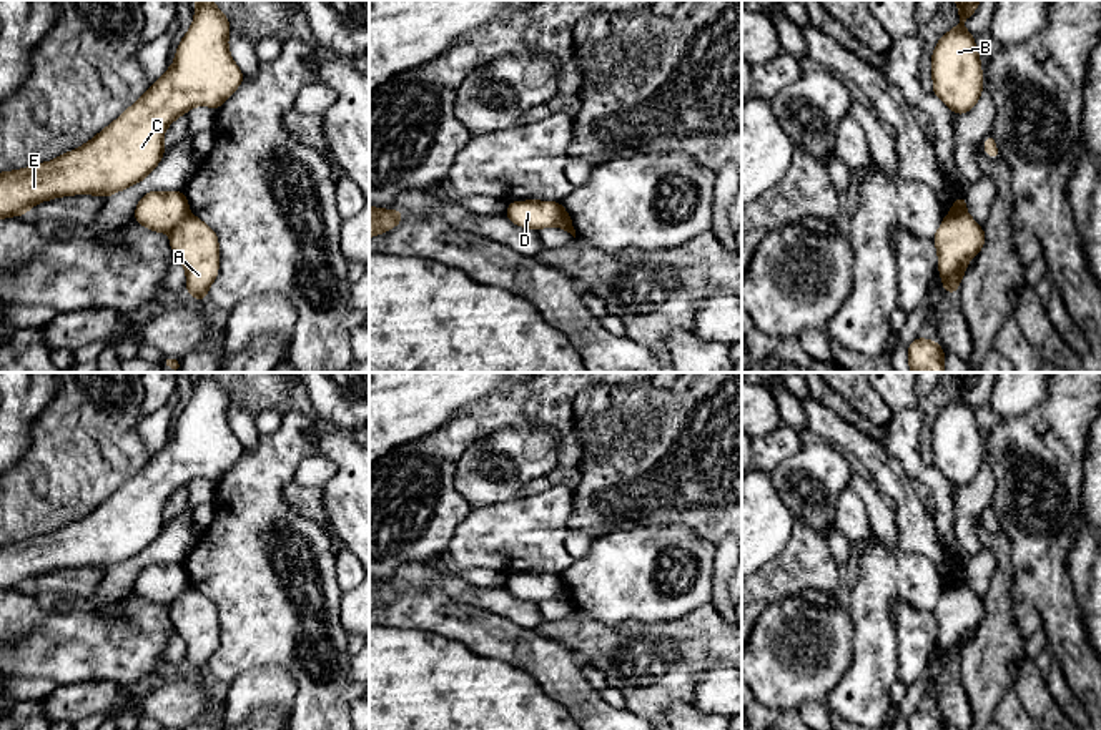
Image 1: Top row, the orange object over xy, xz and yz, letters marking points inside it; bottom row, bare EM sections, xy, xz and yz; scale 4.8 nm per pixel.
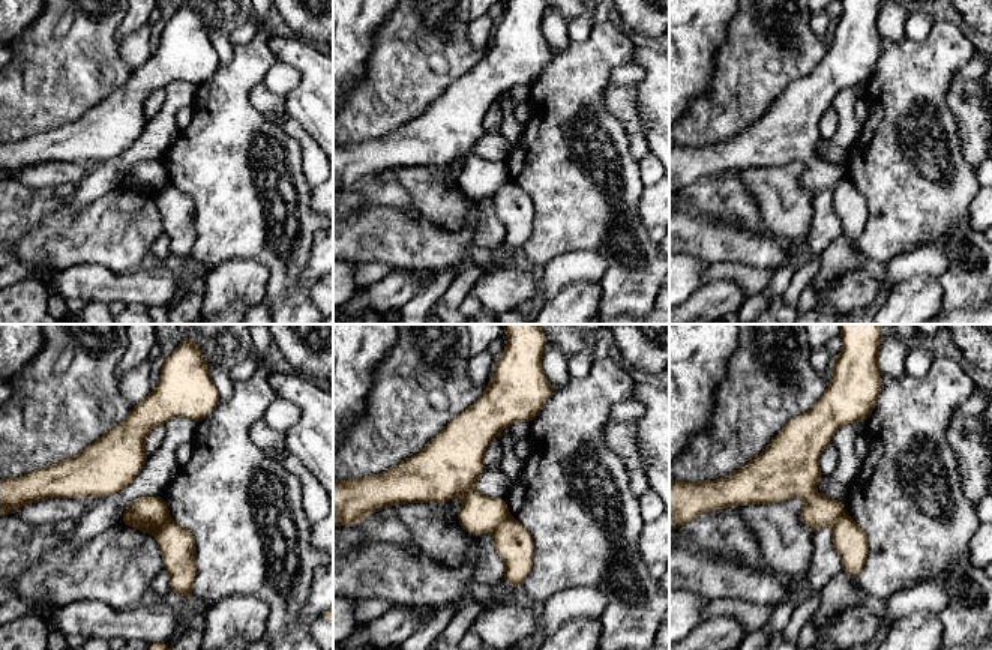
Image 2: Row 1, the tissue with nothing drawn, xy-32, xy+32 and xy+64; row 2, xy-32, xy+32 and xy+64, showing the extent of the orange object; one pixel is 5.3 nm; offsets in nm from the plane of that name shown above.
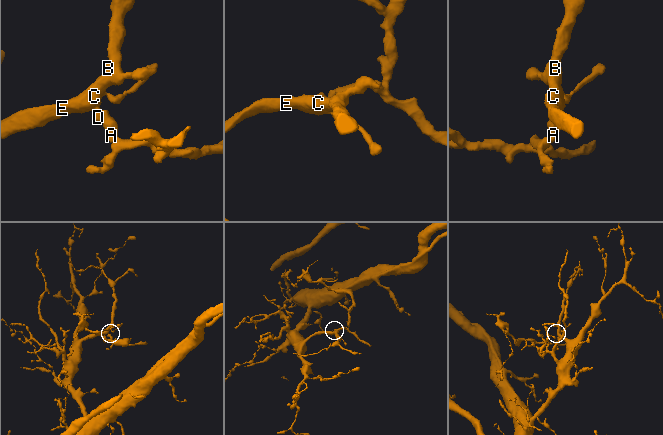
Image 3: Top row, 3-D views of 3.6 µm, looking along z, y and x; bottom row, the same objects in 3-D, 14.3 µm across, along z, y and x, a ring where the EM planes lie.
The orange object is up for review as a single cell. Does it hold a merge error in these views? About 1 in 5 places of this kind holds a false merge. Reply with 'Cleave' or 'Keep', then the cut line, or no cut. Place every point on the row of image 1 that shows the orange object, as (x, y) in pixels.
Cleave. Split along xy (188, 213), (168, 231)

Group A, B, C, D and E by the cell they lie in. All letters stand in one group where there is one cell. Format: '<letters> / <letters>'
A / B C D E

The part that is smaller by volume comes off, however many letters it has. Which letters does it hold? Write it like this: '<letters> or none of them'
A

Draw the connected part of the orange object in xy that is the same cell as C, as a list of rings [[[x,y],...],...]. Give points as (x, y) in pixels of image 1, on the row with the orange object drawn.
[[[195,0],[195,20],[176,48],[175,63],[135,105],[83,146],[47,163],[0,173],[0,219],[25,216],[32,206],[58,196],[106,198],[143,181],[161,161],[165,130],[178,116],[200,105],[220,108],[243,83],[244,75],[228,50],[230,32],[226,15],[211,0]]]

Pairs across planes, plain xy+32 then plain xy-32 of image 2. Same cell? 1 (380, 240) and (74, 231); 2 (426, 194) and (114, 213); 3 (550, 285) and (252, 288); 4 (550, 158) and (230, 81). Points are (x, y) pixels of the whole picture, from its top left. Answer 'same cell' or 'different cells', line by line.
1: same cell
2: different cells
3: same cell
4: same cell

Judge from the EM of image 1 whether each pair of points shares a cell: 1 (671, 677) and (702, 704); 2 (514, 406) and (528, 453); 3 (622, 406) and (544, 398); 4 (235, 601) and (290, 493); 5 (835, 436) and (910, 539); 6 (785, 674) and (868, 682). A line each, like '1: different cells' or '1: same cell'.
1: different cells
2: different cells
3: different cells
4: different cells
5: same cell
6: different cells

